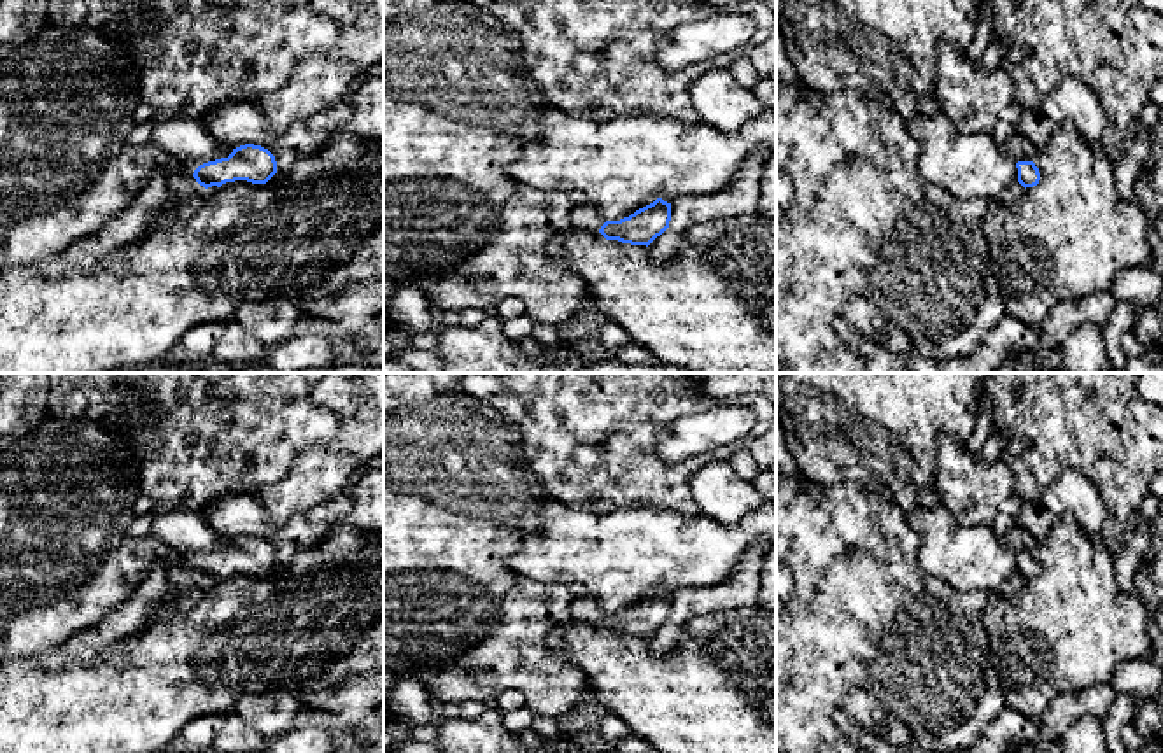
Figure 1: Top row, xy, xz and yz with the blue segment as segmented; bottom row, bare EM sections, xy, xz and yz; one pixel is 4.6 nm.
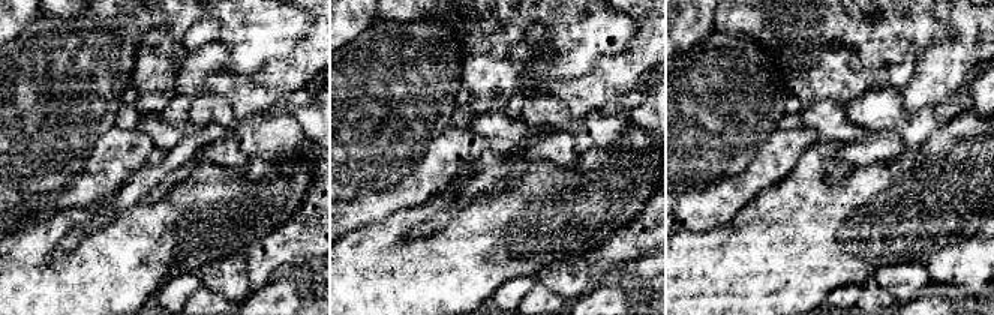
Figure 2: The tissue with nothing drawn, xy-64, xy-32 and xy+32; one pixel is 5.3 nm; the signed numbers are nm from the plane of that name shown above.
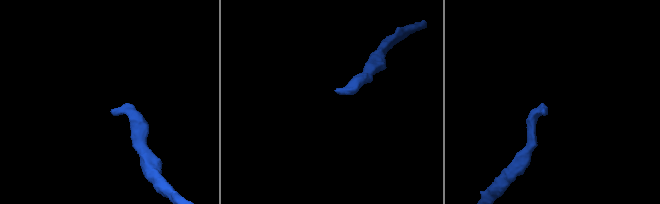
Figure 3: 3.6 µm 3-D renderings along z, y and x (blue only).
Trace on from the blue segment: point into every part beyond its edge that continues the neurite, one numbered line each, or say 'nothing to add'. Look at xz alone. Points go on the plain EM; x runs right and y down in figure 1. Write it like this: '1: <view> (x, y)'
1: xz (584, 610)

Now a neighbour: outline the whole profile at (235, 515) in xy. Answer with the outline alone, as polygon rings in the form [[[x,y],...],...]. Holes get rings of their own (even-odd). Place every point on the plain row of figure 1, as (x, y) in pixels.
[[[252,490],[229,492],[215,499],[205,520],[231,541],[245,536],[268,541],[275,548],[277,564],[287,564],[298,552],[317,546],[333,525],[310,522],[305,513],[291,517],[285,524],[275,524]]]

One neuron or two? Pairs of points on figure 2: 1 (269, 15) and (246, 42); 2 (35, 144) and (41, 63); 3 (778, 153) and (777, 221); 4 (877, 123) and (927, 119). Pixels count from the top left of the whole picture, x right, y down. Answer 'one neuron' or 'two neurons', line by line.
1: one neuron
2: one neuron
3: two neurons
4: one neuron

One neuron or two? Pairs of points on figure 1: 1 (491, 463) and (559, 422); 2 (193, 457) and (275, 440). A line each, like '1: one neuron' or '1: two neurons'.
1: two neurons
2: one neuron

